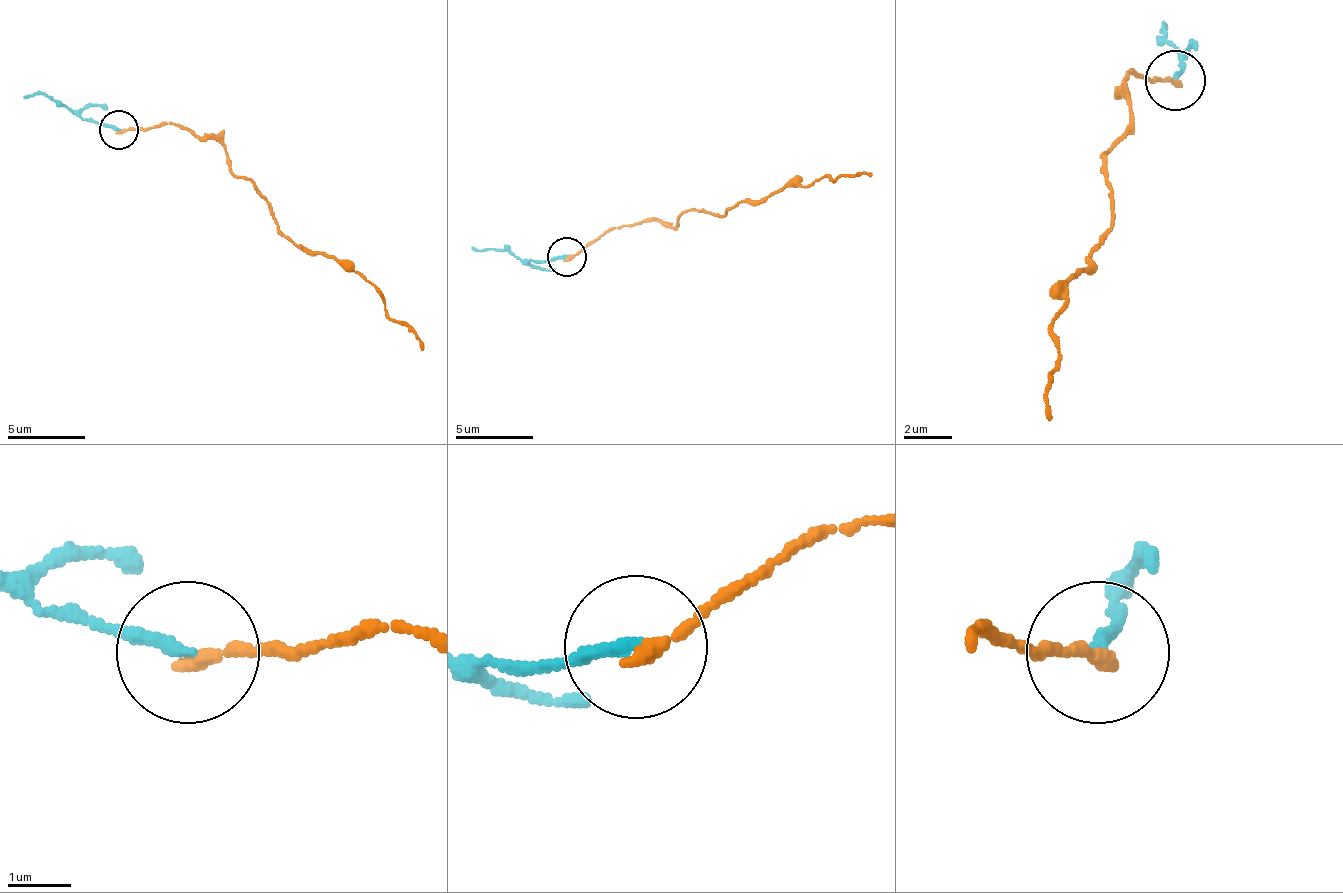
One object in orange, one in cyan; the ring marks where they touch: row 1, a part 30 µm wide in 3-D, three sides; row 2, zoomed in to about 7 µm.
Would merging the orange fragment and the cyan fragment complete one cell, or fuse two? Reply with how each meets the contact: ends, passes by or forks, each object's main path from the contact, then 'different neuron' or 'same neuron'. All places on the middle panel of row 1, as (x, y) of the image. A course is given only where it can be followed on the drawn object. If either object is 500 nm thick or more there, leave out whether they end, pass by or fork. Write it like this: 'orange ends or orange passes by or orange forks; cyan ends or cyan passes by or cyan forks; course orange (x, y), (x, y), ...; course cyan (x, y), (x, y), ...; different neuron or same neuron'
orange ends; cyan ends; course orange (570, 255), (624, 224), (659, 221), (674, 228), (690, 209), (721, 217), (744, 201), (872, 174); course cyan (566, 255), (531, 259), (472, 248); different neuron

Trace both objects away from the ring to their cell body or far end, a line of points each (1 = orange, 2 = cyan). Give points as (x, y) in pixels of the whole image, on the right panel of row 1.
1: (1173, 79), (1125, 73), (1120, 91), (1131, 115), (1131, 132), (1102, 156), (1114, 222), (1066, 294), (1048, 419)
2: (1173, 79), (1179, 67), (1167, 25), (1161, 31)

